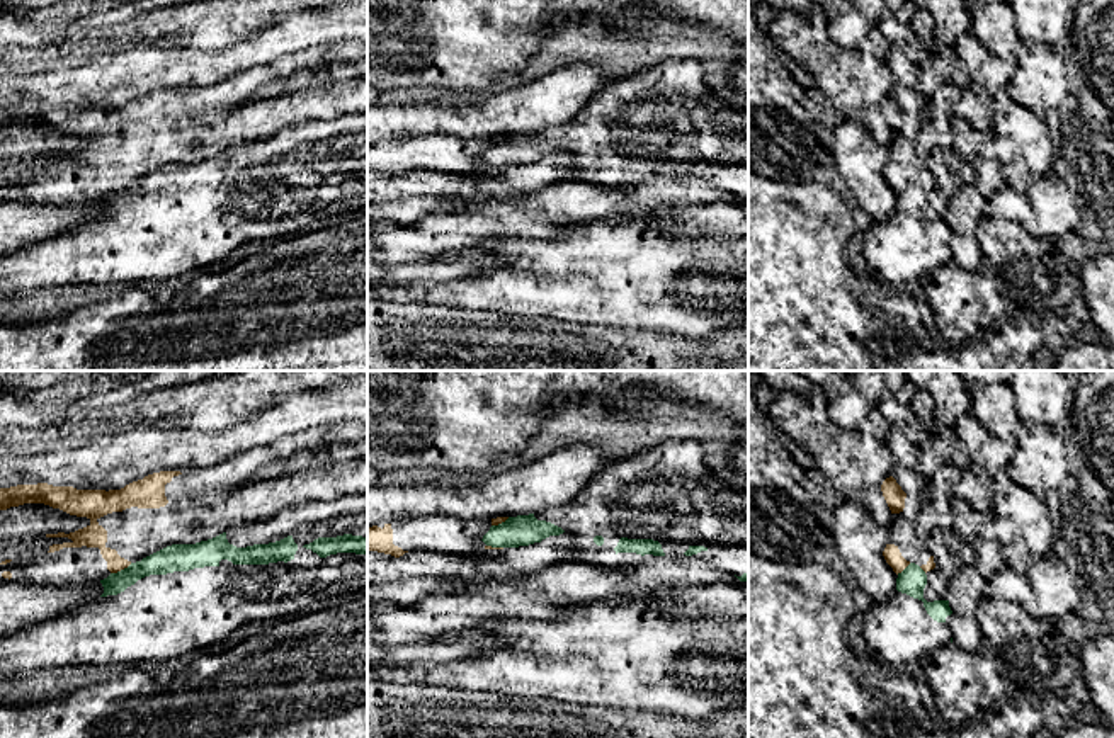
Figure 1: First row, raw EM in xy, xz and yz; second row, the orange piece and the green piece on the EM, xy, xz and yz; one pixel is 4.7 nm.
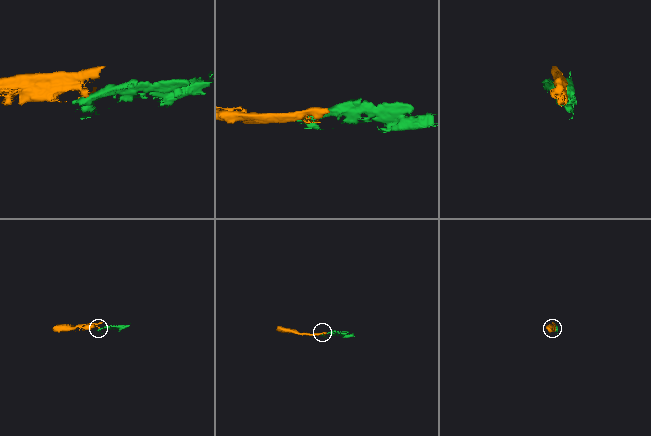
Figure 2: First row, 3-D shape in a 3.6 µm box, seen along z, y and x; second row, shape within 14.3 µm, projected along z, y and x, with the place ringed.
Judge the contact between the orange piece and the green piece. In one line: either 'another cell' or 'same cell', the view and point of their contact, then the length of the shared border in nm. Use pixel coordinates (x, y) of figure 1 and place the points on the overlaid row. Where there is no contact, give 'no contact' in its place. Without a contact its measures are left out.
another cell; contact xy (121, 568); length 120 nm

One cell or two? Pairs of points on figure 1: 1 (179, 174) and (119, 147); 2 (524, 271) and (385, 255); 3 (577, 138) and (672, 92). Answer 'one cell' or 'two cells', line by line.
1: two cells
2: two cells
3: one cell

